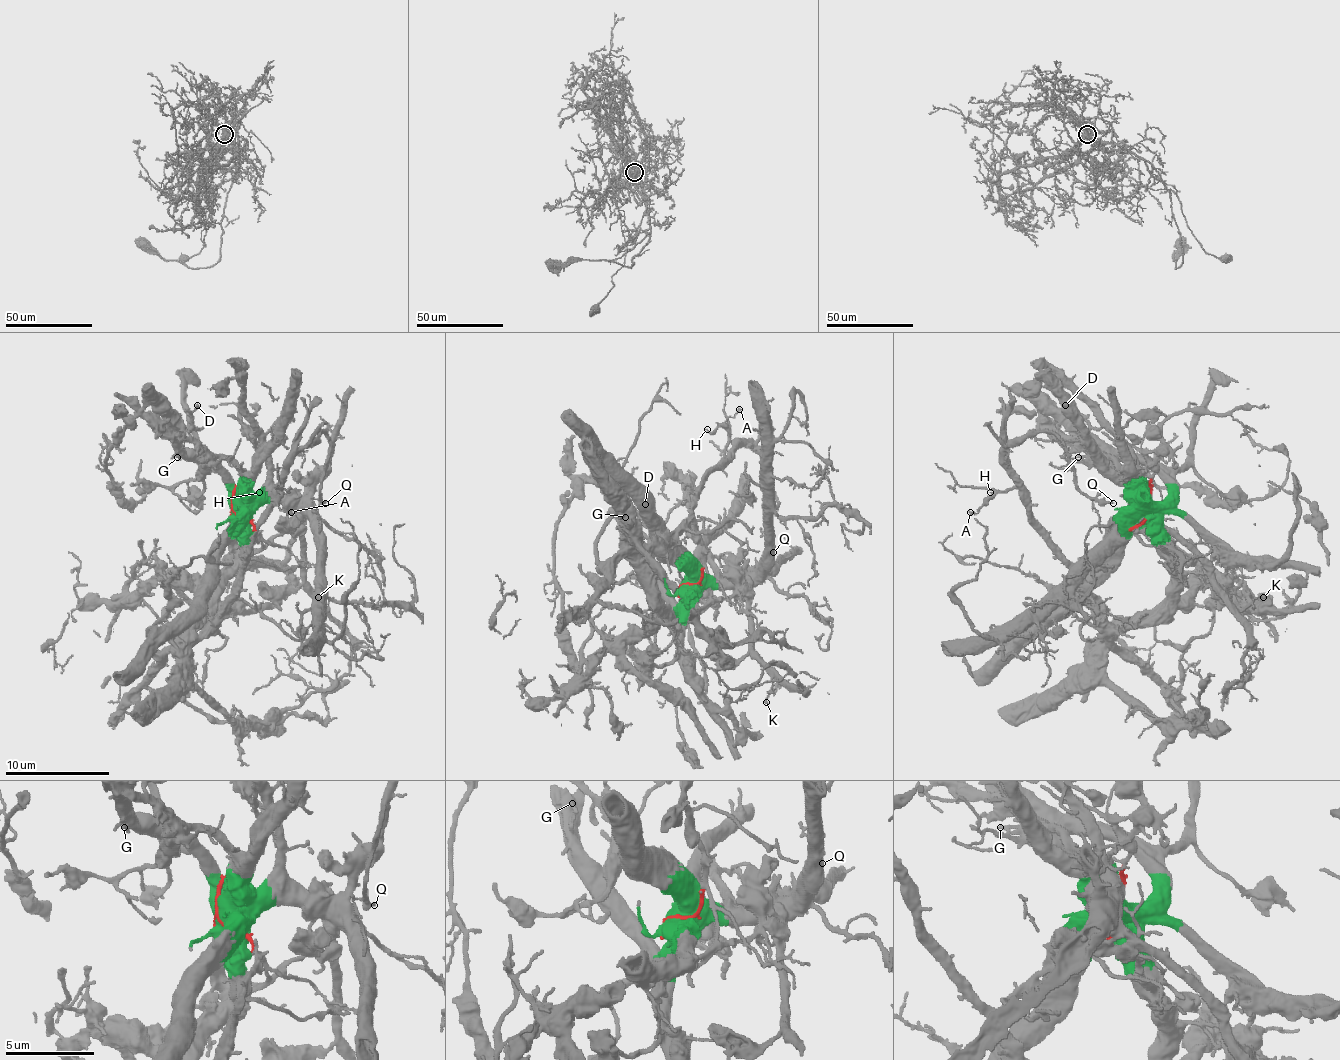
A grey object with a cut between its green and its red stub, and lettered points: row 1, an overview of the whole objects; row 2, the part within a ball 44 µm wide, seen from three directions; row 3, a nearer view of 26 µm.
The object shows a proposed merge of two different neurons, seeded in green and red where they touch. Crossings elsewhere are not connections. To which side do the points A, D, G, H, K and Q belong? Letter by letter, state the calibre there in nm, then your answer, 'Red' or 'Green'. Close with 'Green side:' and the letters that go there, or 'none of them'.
A: Thickness 140 nm. Red
D: Thickness 170 nm. Green
G: Thickness 170 nm. Green
H: Thickness 170 nm. Red
K: Thickness 110 nm. Green
Q: Thickness 150 nm. Red
Green side: D, G, K

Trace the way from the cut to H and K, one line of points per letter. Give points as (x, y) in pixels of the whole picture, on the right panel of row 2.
H: (1148, 511), (1140, 524), (1109, 535), (1072, 564), (1053, 543), (1017, 487), (998, 490), (990, 498), (990, 493)
K: (1148, 511), (1148, 501), (1150, 514), (1203, 564), (1216, 587), (1240, 611), (1255, 598), (1263, 598)

